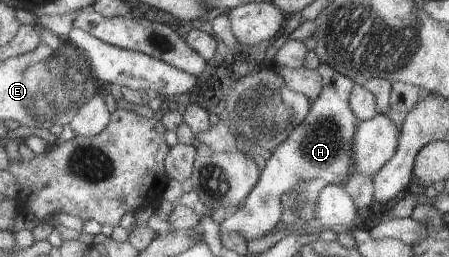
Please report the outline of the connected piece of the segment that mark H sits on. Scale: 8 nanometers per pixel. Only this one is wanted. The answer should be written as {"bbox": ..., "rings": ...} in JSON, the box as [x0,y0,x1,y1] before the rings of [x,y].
{"bbox":[218,63,358,241],"rings":[[[319,63],[315,70],[322,79],[322,88],[317,99],[310,102],[310,108],[303,121],[295,127],[269,155],[257,183],[237,207],[220,222],[218,233],[235,231],[245,241],[263,237],[273,232],[281,217],[281,195],[289,189],[298,189],[307,179],[327,179],[335,175],[349,175],[350,145],[358,119],[349,109],[348,99],[354,83],[341,72]]]}

